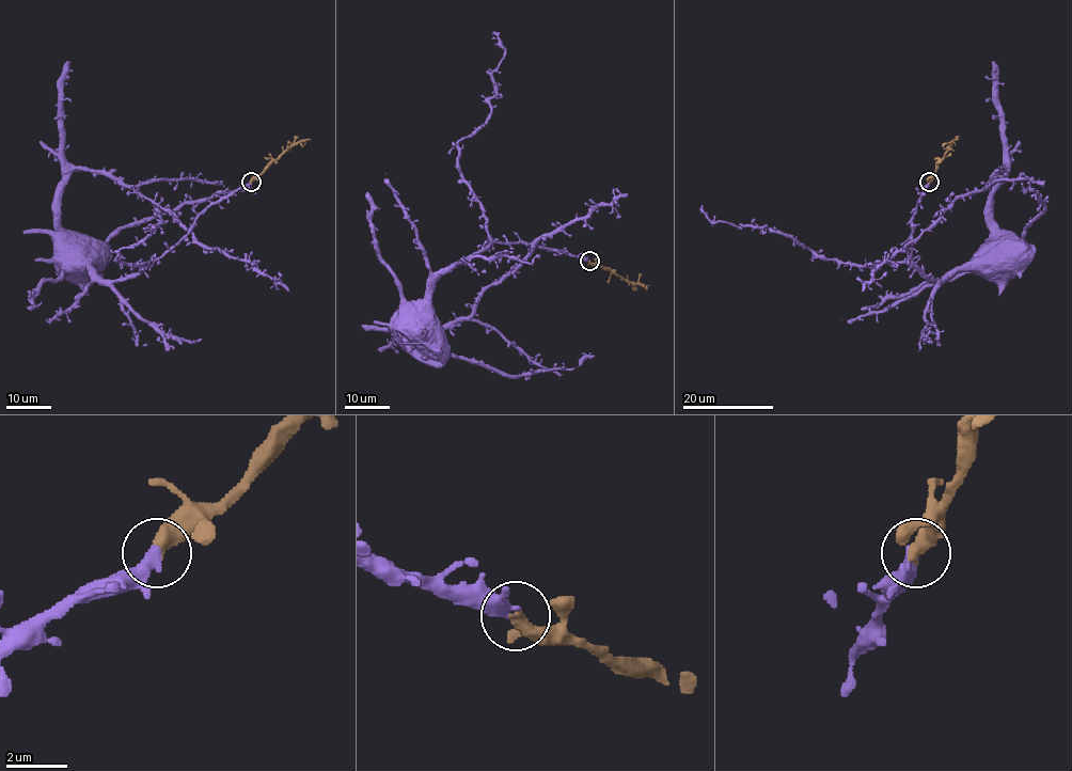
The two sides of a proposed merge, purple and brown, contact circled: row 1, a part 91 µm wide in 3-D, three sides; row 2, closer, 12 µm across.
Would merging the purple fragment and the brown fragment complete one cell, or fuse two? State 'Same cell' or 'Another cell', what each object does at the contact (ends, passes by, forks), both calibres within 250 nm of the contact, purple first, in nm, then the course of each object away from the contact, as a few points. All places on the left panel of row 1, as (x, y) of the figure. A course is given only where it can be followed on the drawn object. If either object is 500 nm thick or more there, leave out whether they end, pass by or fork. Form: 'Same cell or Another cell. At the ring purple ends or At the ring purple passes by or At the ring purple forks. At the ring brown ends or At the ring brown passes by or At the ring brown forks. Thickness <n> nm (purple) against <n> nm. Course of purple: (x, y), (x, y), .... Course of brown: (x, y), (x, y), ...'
Same cell. At the ring purple ends. At the ring brown ends. Thickness 320 nm (purple) against 480 nm. Course of purple: (250, 182), (221, 197), (155, 260), (121, 279), (104, 280), (68, 242). Course of brown: (250, 182), (287, 151), (309, 139)

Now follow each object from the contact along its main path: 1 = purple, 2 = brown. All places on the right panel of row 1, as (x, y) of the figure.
1: (930, 182), (913, 218), (911, 260), (930, 279), (943, 280), (961, 270), (989, 244), (1000, 242)
2: (930, 182), (936, 163), (958, 139)

